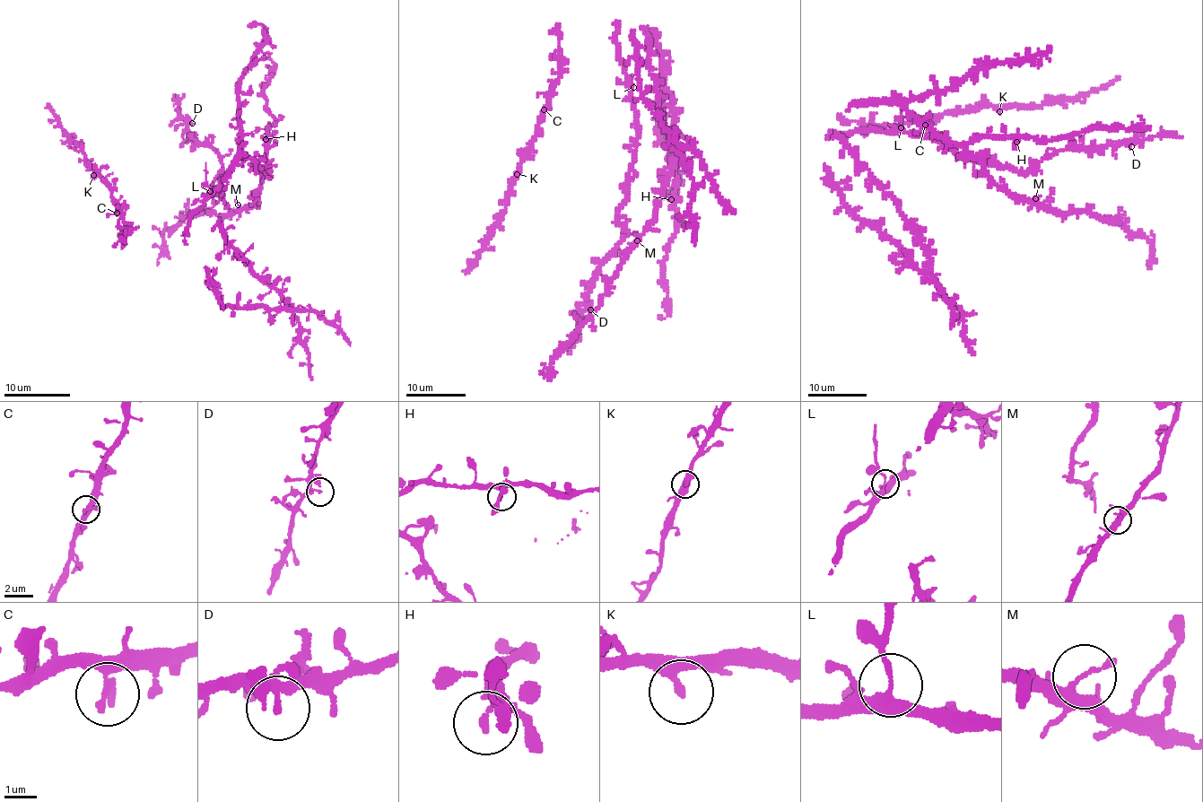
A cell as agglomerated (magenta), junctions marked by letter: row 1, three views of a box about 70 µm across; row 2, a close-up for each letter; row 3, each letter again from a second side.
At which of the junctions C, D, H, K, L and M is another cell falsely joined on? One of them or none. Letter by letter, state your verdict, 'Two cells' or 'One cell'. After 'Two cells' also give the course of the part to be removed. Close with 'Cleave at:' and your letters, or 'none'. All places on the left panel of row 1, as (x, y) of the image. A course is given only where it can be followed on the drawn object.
C: One cell
D: One cell
H: One cell
K: One cell
L: Two cells. Course of the part to remove: (211, 191), (205, 179), (205, 162)
M: One cell
Cleave at: L

